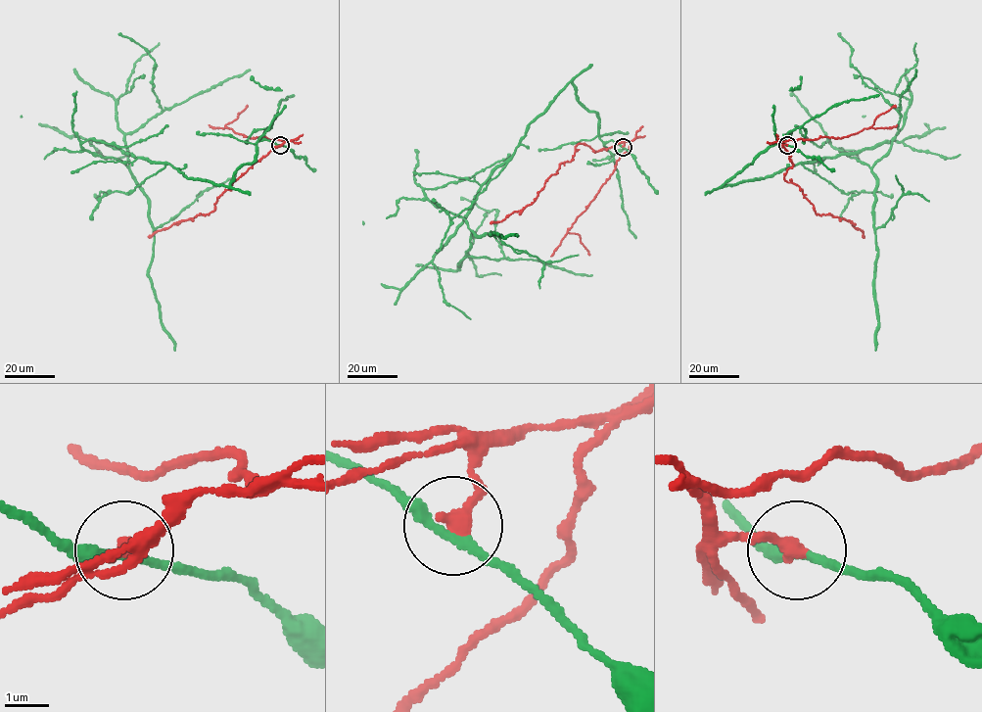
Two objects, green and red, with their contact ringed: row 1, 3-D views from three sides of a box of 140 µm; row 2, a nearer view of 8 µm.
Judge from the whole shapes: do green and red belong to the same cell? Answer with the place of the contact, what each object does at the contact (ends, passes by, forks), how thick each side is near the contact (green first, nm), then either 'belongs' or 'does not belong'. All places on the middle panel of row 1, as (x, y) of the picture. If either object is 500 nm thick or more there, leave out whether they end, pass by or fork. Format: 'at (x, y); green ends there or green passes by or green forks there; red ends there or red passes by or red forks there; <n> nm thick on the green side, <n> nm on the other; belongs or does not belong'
at (623, 147); green passes by; red ends there; 220 nm thick on the green side, 360 nm on the other; does not belong

